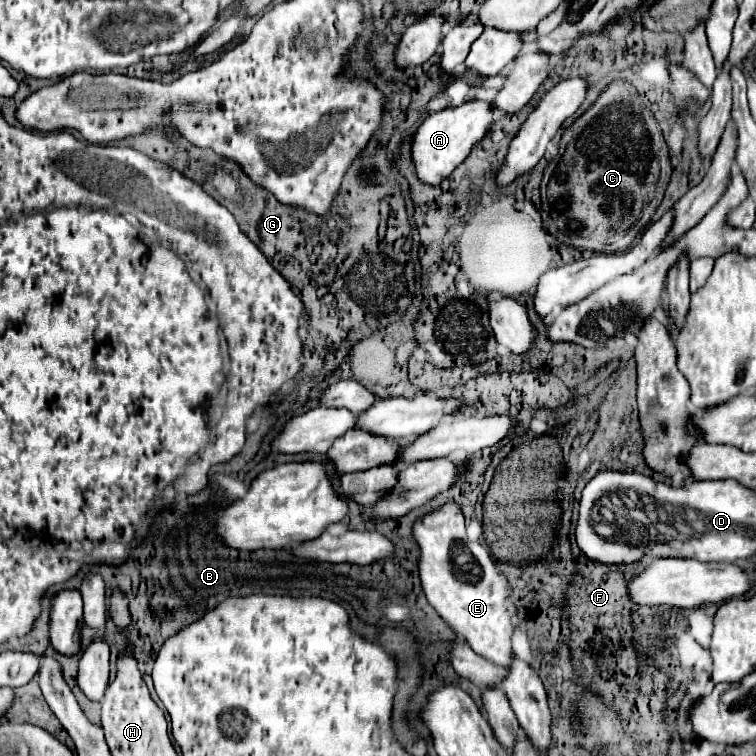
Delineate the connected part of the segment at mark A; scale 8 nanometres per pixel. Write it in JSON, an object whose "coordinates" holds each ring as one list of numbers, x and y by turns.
{"coordinates":[[468,100,456,108,444,108,430,114,414,134,412,142,412,158,418,178,426,184,436,186,446,176,450,176,450,172,468,158,474,144,478,144,490,132,496,120,494,114,496,112,492,102,486,100]]}

